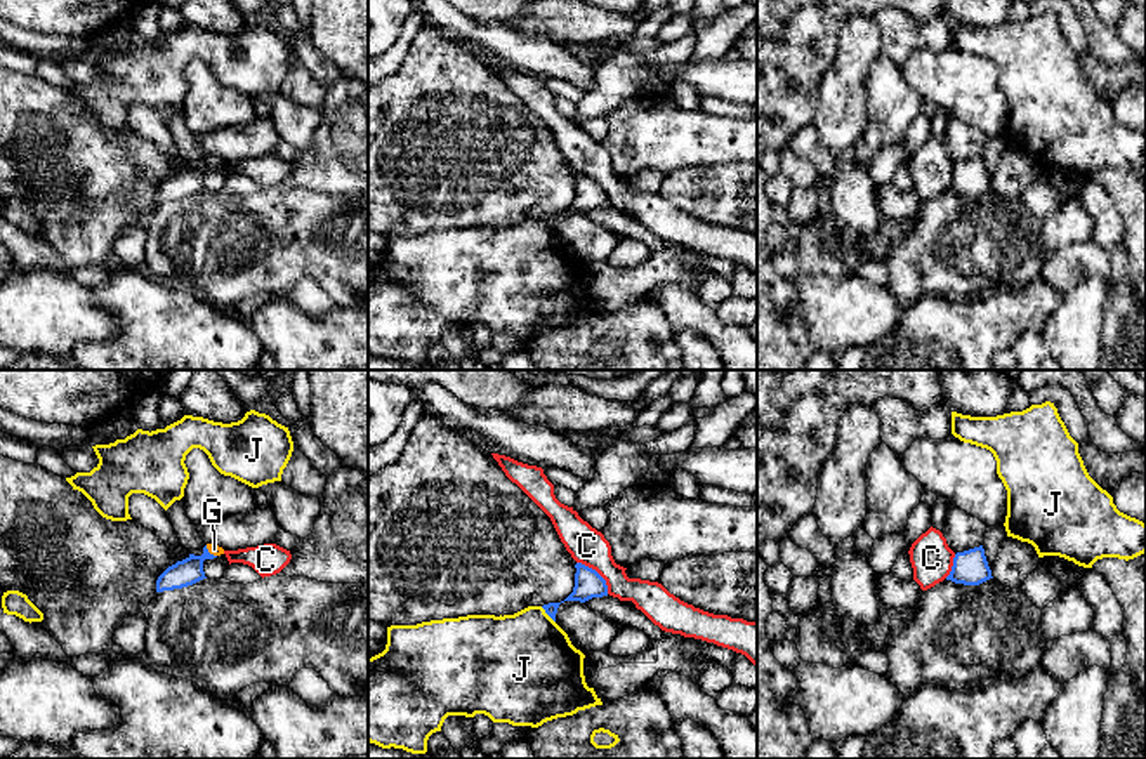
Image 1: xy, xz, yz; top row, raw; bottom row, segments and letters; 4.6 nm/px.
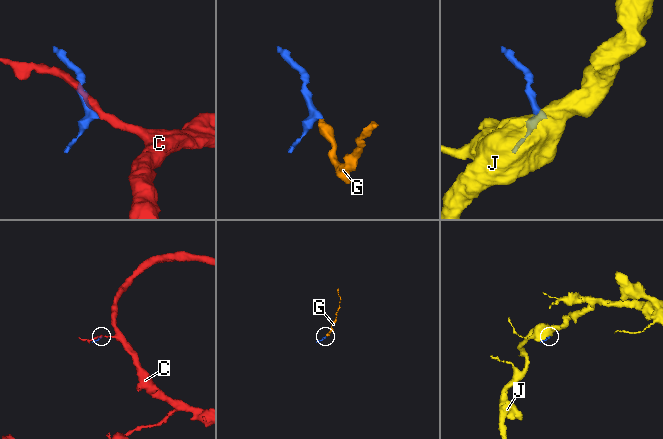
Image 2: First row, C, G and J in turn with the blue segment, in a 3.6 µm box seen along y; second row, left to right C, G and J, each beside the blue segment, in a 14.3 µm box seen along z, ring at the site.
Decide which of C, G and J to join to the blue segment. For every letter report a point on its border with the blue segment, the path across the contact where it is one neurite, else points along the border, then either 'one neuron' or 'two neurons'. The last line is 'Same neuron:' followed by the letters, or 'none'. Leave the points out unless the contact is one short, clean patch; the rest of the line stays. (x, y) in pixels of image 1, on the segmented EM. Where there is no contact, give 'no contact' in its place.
C: xz (598, 574) | two neurons
G: xy (209, 553) | across xy (190, 570), (209, 553), (214, 549) | one neuron
J: xz (547, 613) | along xz (540, 607), (554, 622) | two neurons
Same neuron: G

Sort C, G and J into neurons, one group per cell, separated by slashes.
C / G / J

